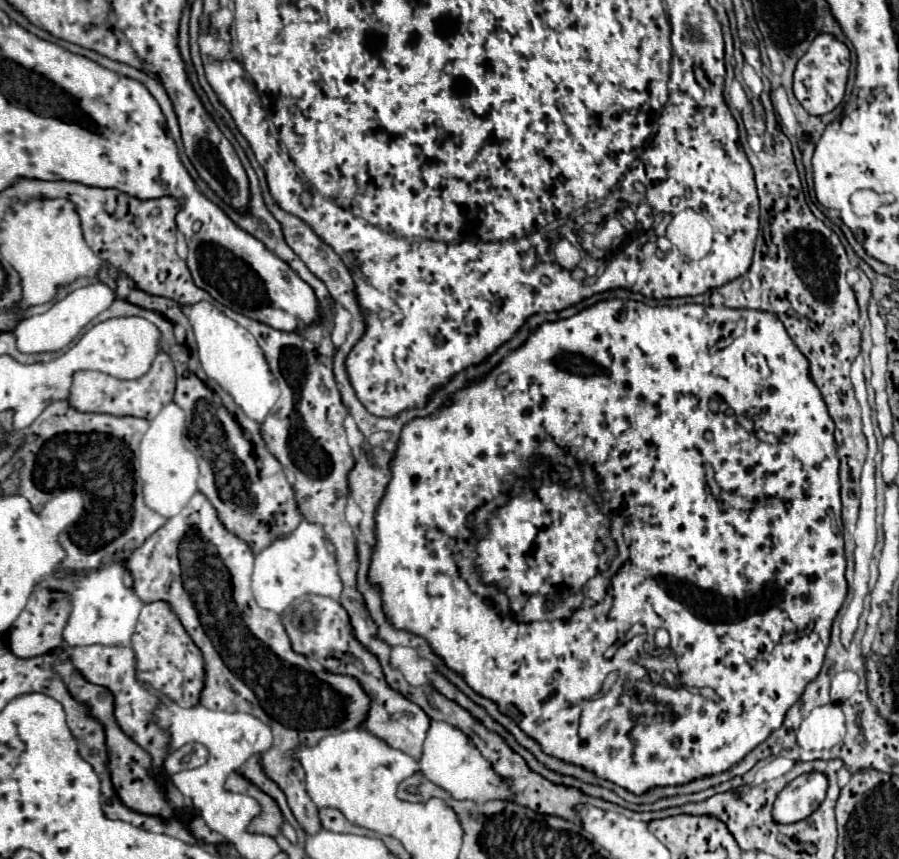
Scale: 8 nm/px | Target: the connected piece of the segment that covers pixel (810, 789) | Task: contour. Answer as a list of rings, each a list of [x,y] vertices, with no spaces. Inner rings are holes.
[[[808,772],[784,786],[774,802],[774,820],[790,824],[808,818],[826,798],[828,778],[822,772]]]

